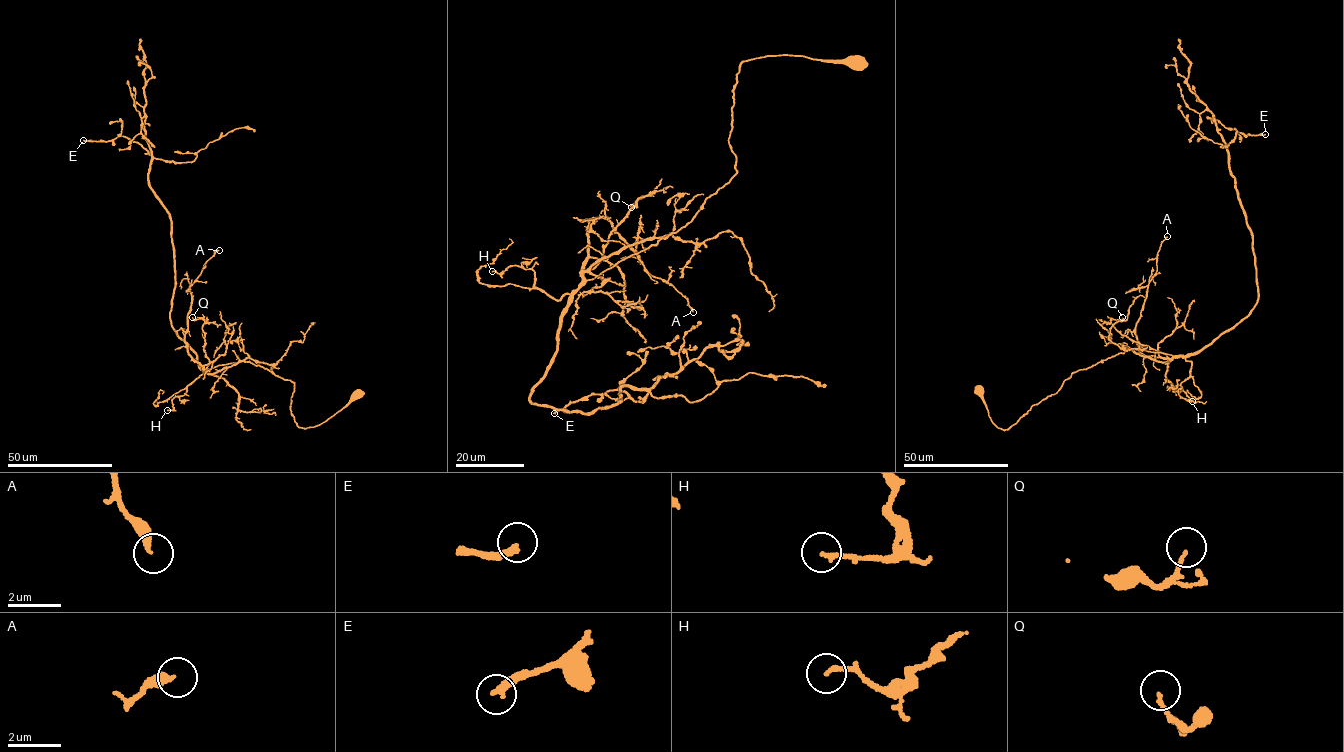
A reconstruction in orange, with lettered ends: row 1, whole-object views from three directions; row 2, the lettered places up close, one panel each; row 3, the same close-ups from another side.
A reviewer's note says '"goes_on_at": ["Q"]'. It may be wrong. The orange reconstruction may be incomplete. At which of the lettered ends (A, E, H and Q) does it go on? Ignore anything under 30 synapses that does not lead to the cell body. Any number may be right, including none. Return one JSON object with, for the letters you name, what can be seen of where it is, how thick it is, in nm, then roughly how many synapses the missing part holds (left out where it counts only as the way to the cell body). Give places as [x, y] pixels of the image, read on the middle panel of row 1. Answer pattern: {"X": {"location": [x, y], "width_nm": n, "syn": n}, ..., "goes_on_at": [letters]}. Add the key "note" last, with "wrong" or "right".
{"E": {"location": [554, 413], "width_nm": 240, "syn": 30}, "goes_on_at": ["E"], "note": "wrong"}

